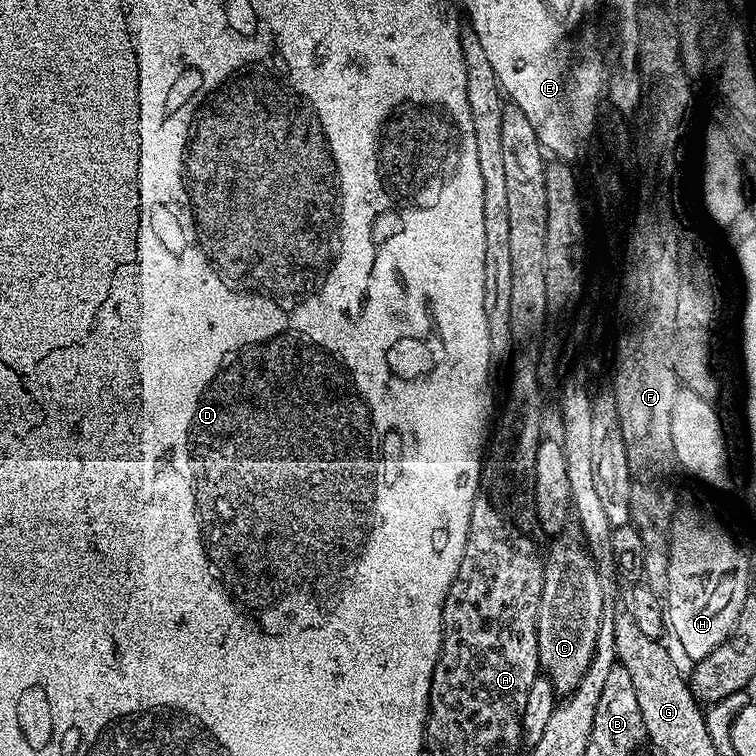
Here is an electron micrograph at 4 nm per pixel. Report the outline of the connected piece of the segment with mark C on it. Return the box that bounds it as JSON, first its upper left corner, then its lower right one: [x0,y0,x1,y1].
[536,530,606,694]

